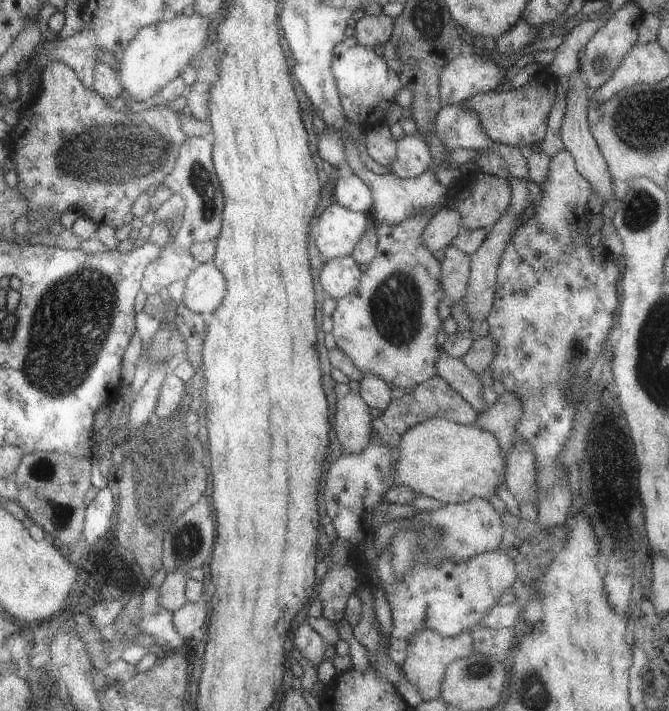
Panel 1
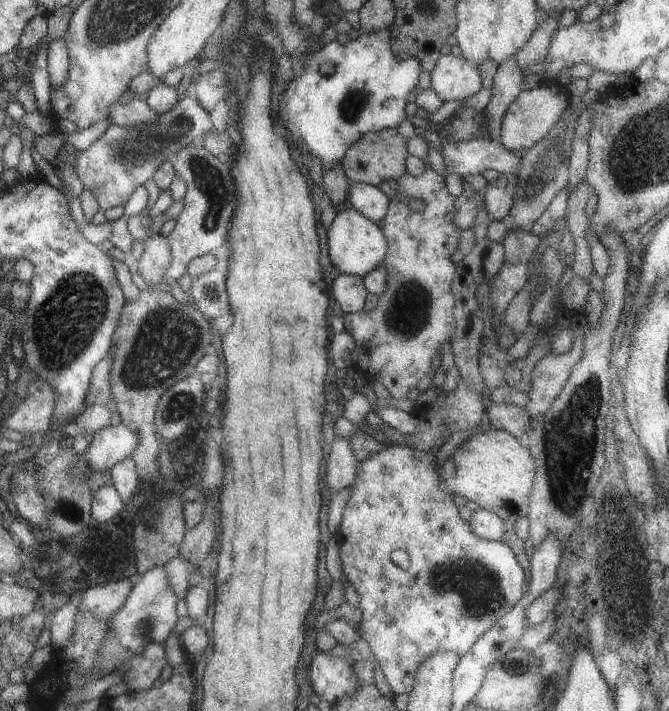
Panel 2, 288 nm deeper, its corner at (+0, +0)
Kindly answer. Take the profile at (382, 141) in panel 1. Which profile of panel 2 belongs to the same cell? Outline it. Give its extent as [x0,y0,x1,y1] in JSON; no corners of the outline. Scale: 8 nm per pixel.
[341,128,407,186]

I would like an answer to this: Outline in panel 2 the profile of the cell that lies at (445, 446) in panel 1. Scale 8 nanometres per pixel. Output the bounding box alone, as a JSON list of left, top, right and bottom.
[449,428,537,522]

